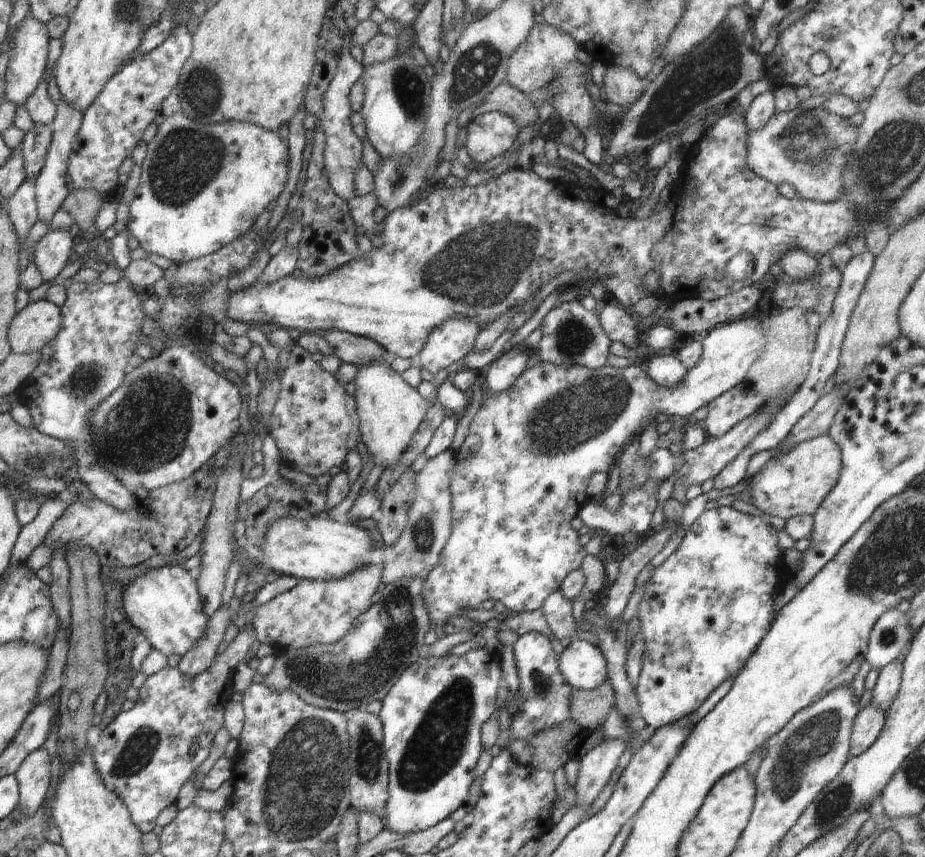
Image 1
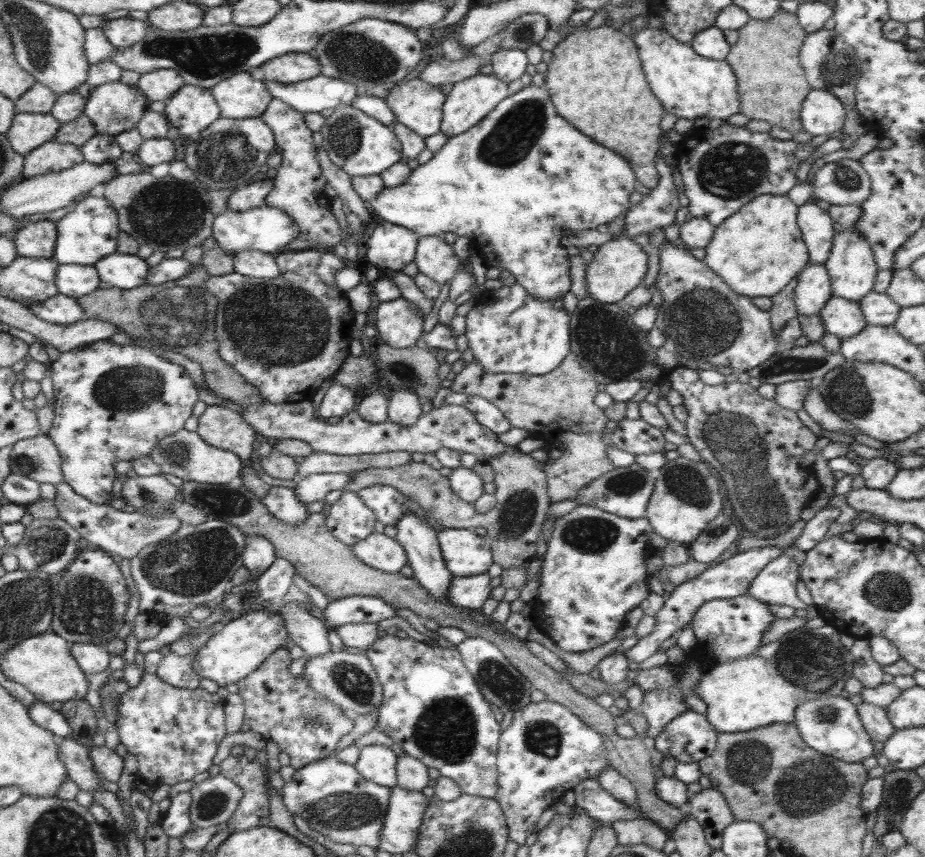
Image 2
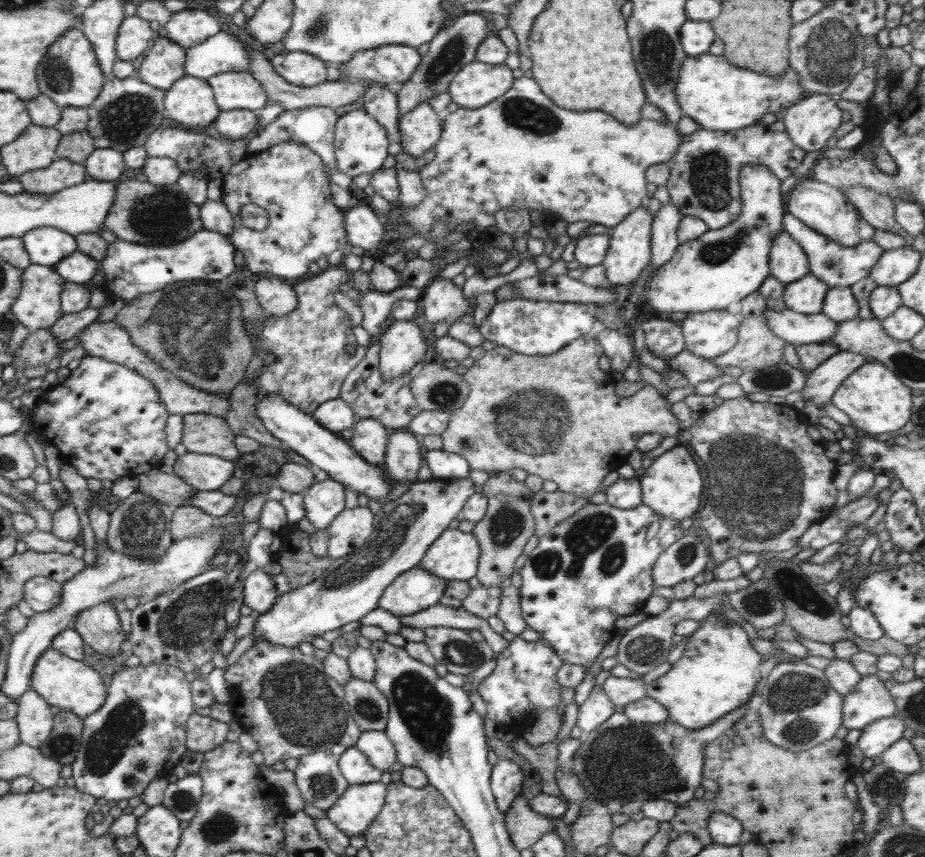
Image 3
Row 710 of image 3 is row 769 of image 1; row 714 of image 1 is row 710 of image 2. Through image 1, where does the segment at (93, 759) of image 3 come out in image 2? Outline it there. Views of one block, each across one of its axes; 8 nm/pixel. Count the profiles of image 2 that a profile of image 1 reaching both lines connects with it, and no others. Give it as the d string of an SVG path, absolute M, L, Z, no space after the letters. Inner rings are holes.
M156 673L142 675L142 680L136 688L129 688L119 698L118 727L116 732L120 743L126 747L127 753L136 755L138 761L137 775L143 782L152 787L161 784L174 785L178 782L192 780L196 774L206 772L213 765L214 756L219 744L226 737L224 699L218 694L210 694L206 689L176 688L163 682Z

